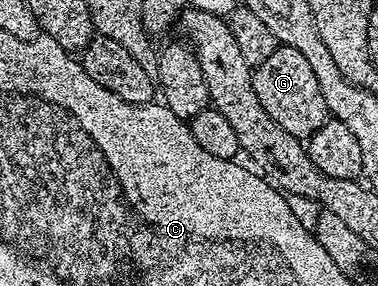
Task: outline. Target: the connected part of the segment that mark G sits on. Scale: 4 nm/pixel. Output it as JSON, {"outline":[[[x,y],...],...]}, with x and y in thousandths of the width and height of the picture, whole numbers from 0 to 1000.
{"outline":[[[751,161],[730,178],[712,213],[672,238],[669,273],[675,322],[701,395],[712,395],[712,409],[722,409],[722,423],[743,437],[754,465],[778,472],[794,493],[812,493],[865,441],[870,392],[844,273],[828,248],[828,227],[817,227],[817,213],[807,213],[786,171]]]}

